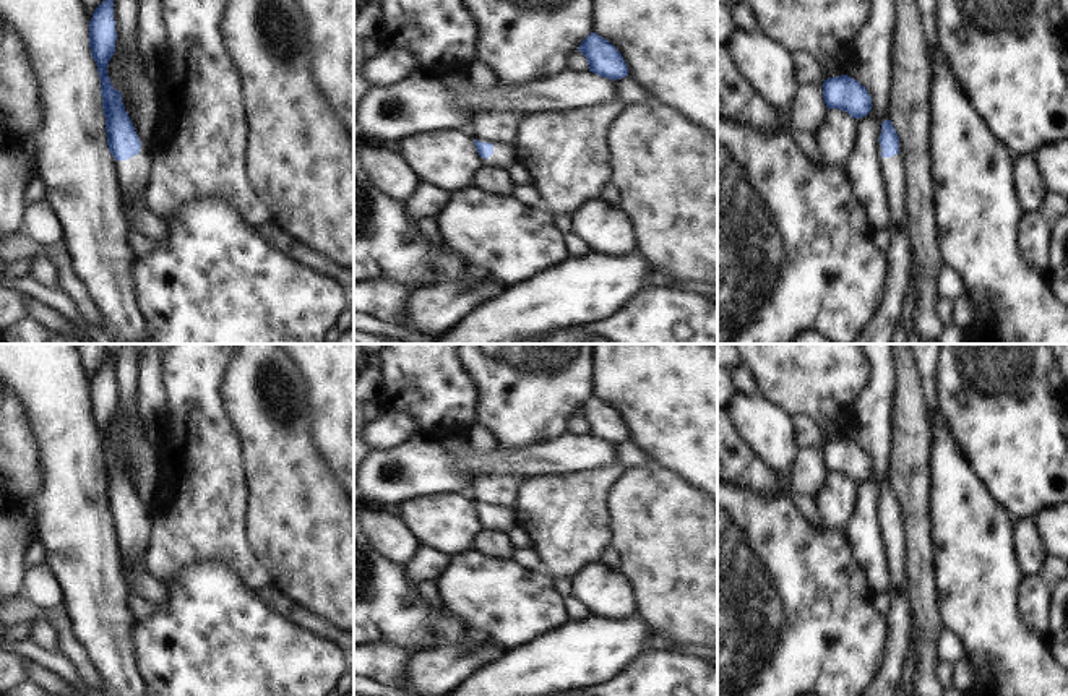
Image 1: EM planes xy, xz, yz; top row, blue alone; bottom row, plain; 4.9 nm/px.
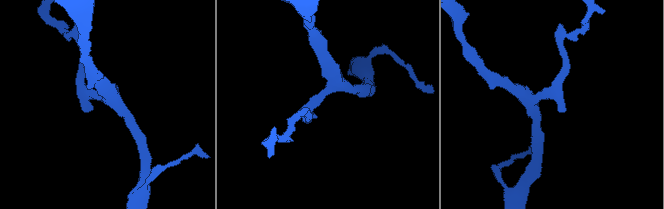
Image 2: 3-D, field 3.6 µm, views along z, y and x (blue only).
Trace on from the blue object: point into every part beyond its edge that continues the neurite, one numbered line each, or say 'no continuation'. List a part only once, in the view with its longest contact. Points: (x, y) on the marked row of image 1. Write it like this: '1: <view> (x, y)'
1: xy (132, 174)

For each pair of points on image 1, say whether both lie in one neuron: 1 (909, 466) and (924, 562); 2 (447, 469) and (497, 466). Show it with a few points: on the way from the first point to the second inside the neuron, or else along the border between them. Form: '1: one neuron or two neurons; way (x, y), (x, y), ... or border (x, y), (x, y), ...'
1: one neuron; way (914, 490), (919, 537)
2: one neuron; way (460, 468), (484, 466)

